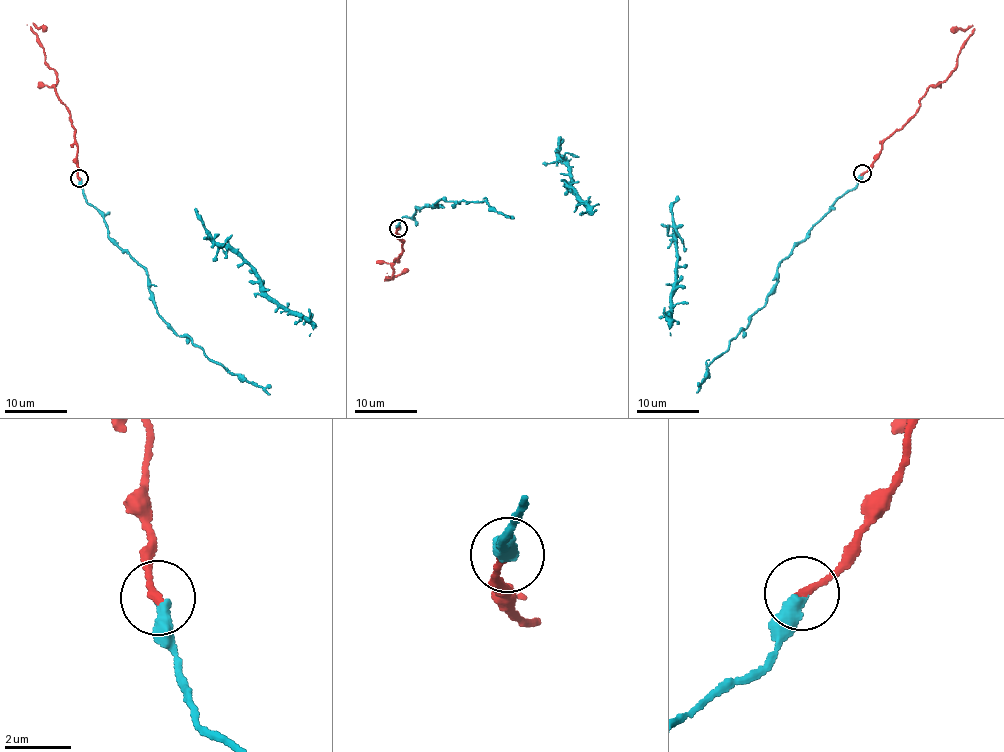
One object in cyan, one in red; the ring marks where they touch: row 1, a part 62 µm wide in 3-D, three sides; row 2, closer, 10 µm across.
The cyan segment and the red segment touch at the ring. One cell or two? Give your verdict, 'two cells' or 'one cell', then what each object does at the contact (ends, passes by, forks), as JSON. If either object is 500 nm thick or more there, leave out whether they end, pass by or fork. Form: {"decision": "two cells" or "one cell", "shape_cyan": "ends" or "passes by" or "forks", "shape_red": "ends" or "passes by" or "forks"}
{"decision": "one cell", "shape_cyan": "ends", "shape_red": "ends"}

